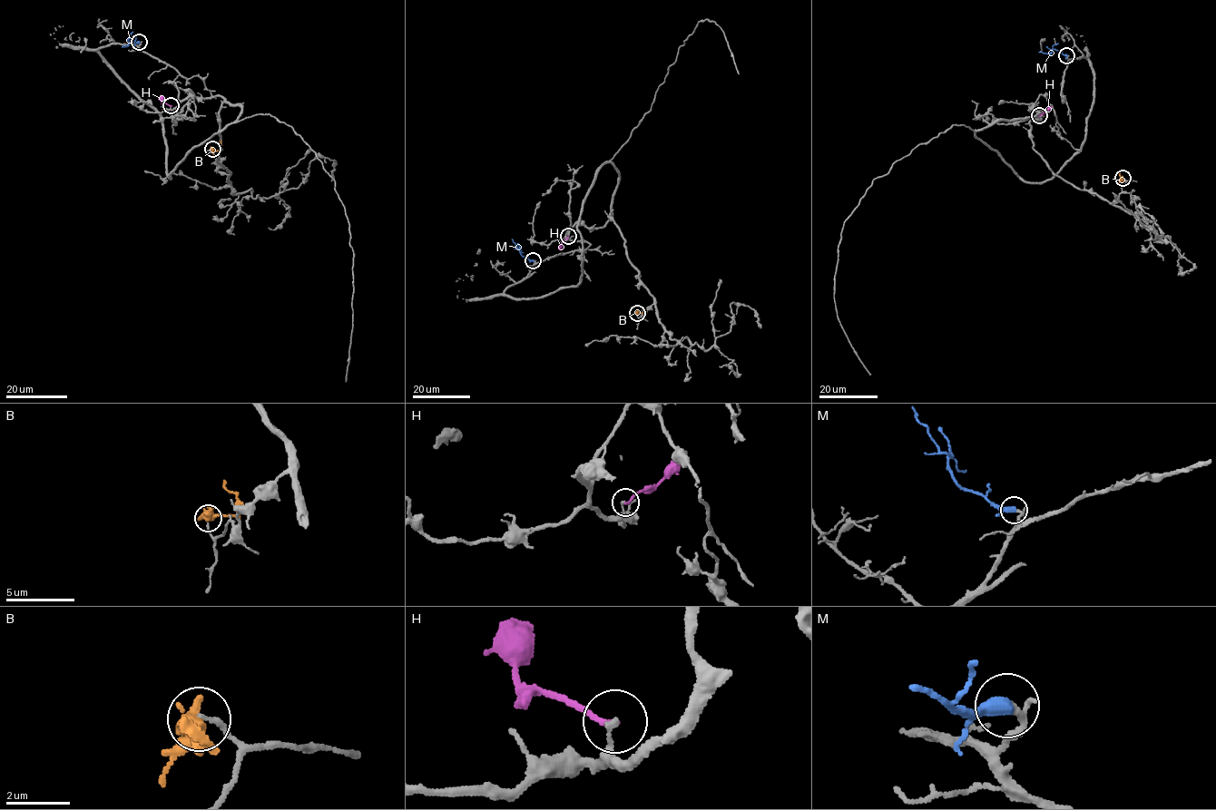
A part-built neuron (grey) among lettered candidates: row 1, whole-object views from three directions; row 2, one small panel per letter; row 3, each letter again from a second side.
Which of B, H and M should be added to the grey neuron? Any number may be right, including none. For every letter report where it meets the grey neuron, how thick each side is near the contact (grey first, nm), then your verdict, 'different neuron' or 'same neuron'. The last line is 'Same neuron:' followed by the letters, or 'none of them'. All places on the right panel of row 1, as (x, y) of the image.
B: contact (1122, 178); calibres 140 and 440 nm; different neuron
H: contact (1039, 115); calibres 160 and 170 nm; different neuron
M: contact (1066, 55); calibres 240 and 320 nm; same neuron
Same neuron: M

